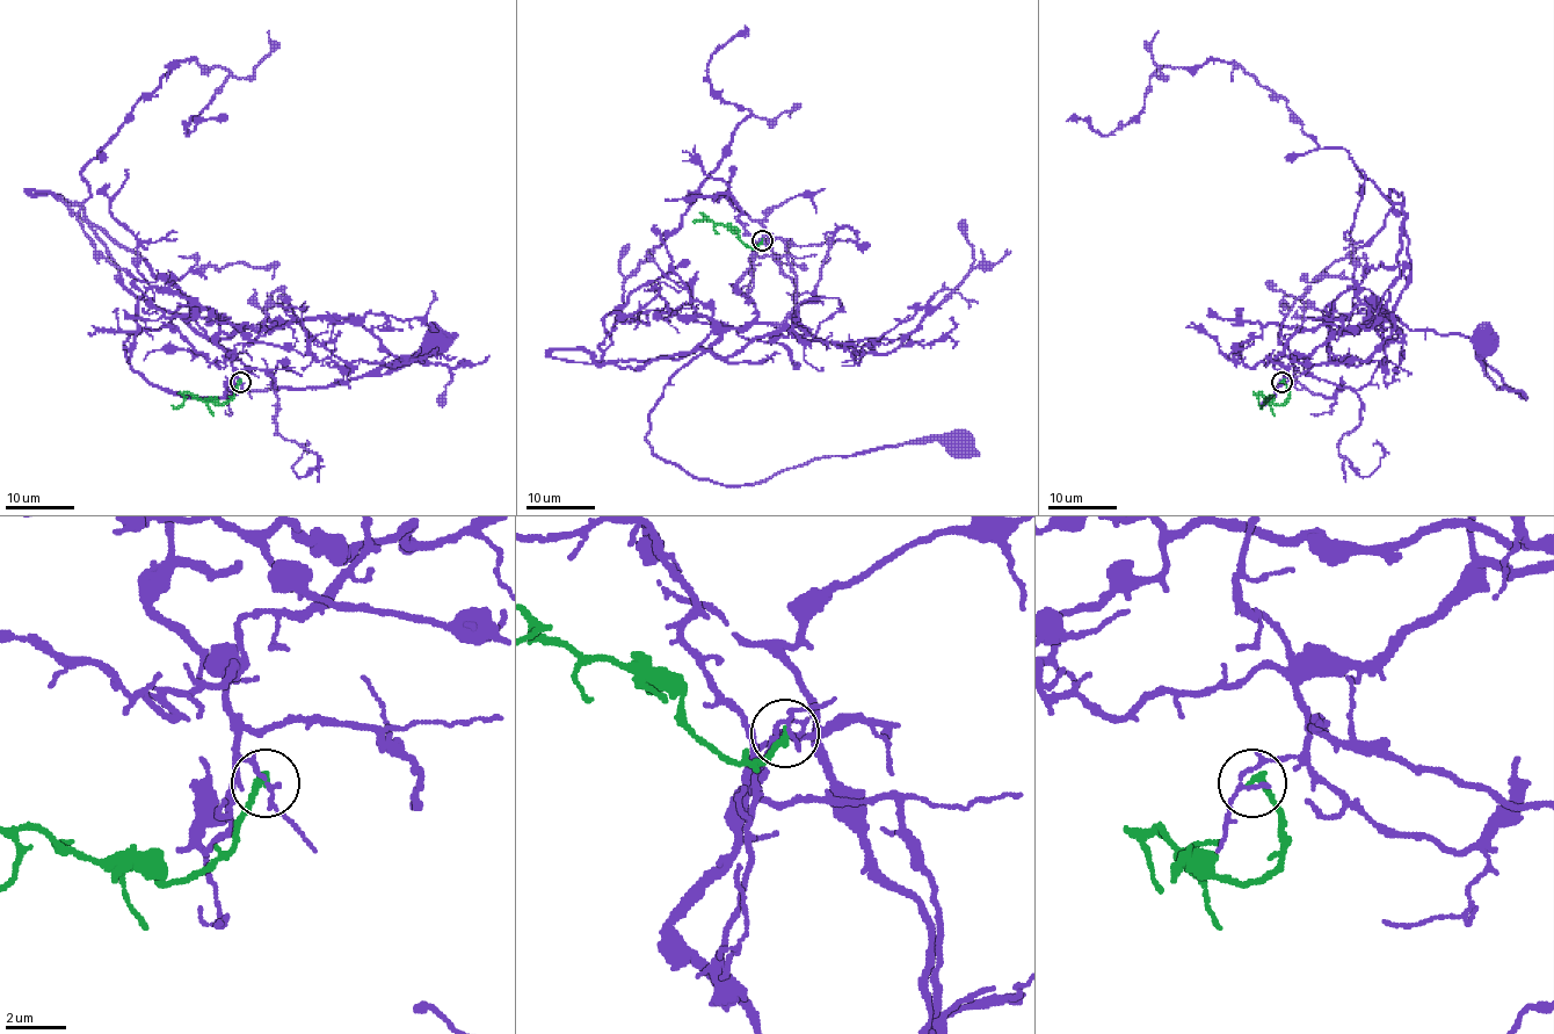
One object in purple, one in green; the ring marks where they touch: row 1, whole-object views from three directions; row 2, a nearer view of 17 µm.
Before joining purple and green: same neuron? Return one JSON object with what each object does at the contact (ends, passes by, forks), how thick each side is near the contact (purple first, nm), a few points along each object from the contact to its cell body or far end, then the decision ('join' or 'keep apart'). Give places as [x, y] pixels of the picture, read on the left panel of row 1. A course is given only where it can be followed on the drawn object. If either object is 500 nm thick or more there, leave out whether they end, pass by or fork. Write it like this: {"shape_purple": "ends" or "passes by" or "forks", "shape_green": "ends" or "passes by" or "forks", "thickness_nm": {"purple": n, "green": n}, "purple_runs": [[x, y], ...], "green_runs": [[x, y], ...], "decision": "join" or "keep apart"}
{"shape_purple": "passes by", "shape_green": "ends", "thickness_nm": {"purple": 110, "green": 240}, "purple_runs": [[241, 383], [215, 339], [235, 328], [208, 310], [124, 342], [151, 383], [229, 397], [375, 376], [441, 341]], "green_runs": [[241, 383], [229, 400], [218, 405], [189, 393], [183, 395], [182, 404], [172, 405]], "decision": "keep apart"}

